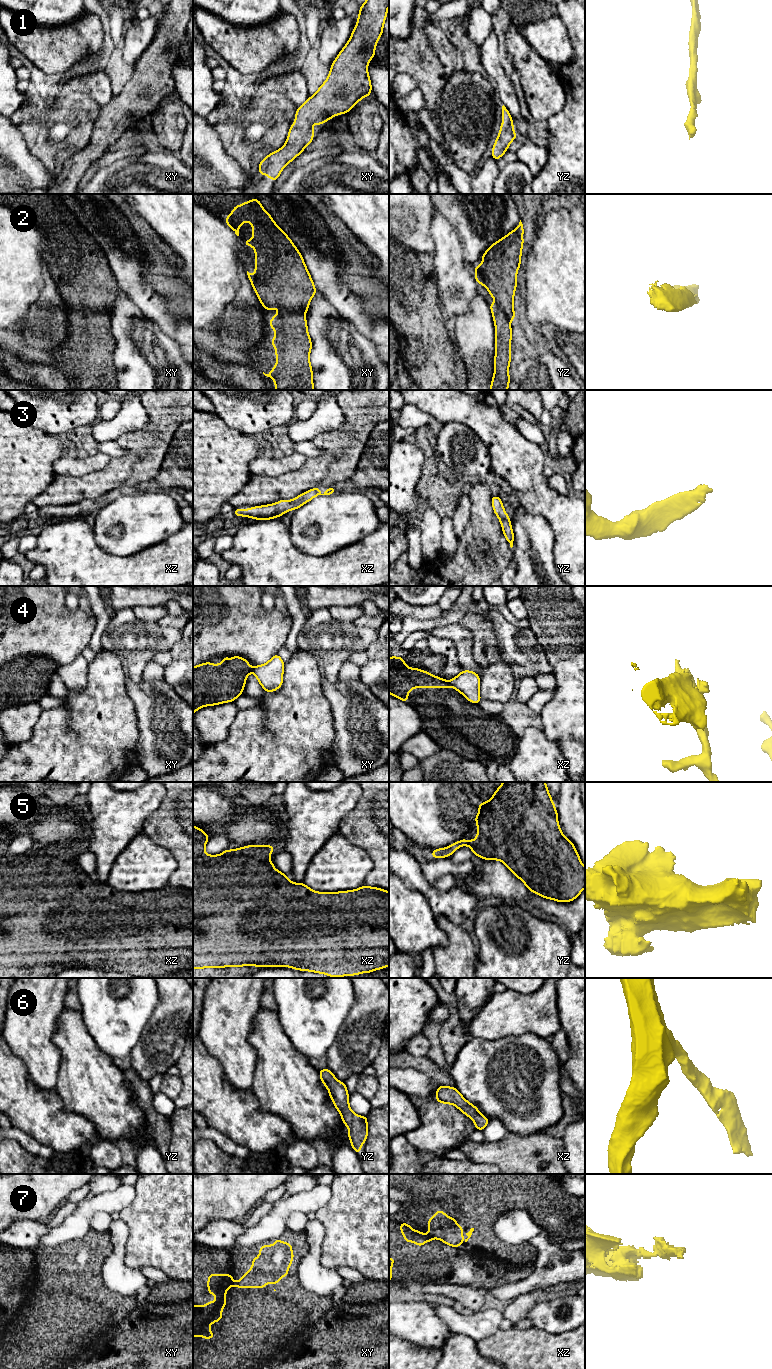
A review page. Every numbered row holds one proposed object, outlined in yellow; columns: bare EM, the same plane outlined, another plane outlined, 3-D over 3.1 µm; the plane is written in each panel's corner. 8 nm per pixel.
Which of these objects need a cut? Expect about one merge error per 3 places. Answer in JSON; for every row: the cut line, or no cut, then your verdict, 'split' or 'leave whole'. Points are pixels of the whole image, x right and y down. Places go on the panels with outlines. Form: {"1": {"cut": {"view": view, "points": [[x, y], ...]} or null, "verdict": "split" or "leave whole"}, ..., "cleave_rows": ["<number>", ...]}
{"1": {"cut": null, "verdict": "leave whole"}, "2": {"cut": null, "verdict": "leave whole"}, "3": {"cut": null, "verdict": "leave whole"}, "4": {"cut": {"view": "xz", "points": [[448, 681], [451, 686]]}, "verdict": "split"}, "5": {"cut": null, "verdict": "leave whole"}, "6": {"cut": null, "verdict": "leave whole"}, "7": {"cut": {"view": "xz", "points": [[428, 1233], [433, 1237]]}, "verdict": "split"}, "cleave_rows": ["4", "7"]}

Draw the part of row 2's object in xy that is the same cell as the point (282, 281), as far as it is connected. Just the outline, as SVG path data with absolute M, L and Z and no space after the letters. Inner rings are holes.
M251 199L235 206L224 221L237 236L244 222L252 224L252 239L244 240L245 246L252 246L255 250L255 274L247 271L248 278L264 309L281 310L269 321L269 326L275 330L275 337L270 343L276 349L277 362L269 374L263 374L274 380L275 390L314 390L309 358L312 342L305 314L317 291L302 255L262 207L259 199Z

